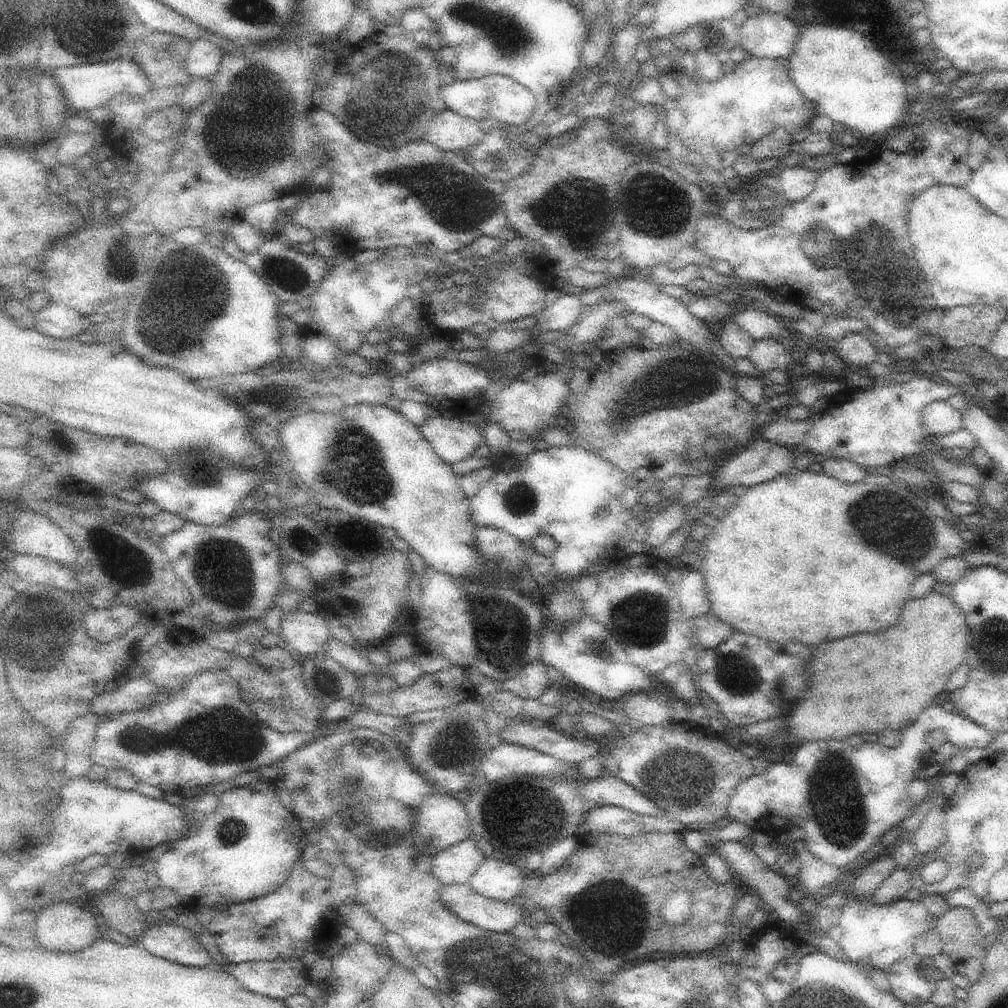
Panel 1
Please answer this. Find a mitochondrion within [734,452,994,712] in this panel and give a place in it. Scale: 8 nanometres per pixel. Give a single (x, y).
(886, 518)

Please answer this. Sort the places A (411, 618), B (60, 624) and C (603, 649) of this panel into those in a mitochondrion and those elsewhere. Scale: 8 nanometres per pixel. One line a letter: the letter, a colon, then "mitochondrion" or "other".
A: other
B: mitochondrion
C: mitochondrion

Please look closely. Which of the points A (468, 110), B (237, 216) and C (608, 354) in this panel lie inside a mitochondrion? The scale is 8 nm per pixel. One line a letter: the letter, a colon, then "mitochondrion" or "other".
A: other
B: other
C: other

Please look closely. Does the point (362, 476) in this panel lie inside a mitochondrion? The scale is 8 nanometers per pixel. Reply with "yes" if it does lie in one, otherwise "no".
yes

